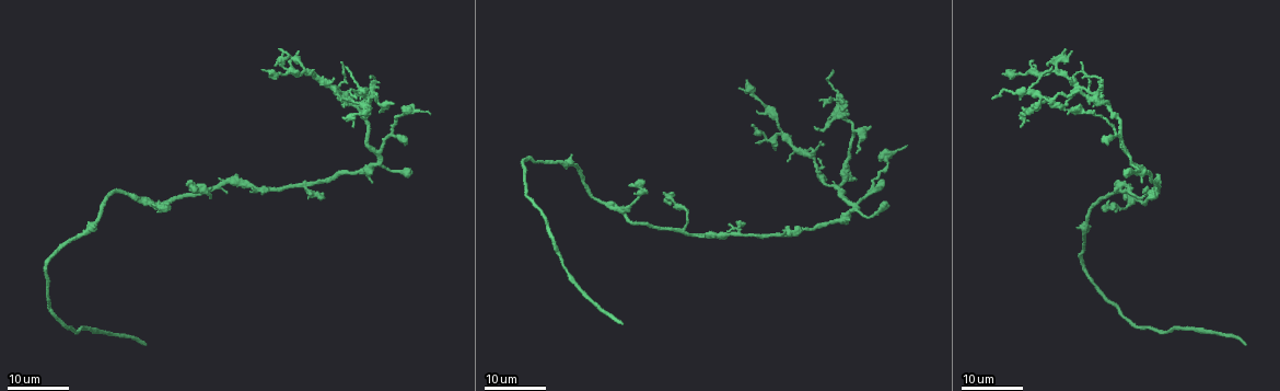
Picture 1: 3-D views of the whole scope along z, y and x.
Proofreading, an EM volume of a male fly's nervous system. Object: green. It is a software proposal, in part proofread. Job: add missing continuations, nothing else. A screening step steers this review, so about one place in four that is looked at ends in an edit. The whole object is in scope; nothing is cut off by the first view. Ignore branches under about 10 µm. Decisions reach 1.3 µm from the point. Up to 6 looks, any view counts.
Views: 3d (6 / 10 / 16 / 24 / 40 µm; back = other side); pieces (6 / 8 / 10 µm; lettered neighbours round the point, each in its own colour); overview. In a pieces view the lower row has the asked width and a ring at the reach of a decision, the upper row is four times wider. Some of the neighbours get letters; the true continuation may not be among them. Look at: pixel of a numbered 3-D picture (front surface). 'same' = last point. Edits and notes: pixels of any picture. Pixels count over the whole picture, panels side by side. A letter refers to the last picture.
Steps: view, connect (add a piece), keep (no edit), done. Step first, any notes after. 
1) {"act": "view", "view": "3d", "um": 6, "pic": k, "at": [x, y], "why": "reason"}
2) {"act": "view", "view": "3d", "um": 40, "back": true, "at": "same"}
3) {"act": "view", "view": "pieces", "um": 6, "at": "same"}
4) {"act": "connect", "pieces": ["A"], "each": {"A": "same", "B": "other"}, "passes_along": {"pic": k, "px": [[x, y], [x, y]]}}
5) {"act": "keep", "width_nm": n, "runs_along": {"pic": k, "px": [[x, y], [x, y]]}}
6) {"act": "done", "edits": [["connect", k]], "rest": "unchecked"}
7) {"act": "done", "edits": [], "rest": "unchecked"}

{"act": "view", "view": "3d", "um": 24, "pic": 1, "at": [872, 126], "why": "branch stops here"}

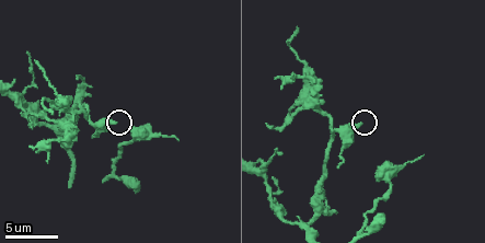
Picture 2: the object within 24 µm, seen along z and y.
{"act": "view", "view": "pieces", "um": 6, "pic": 2, "at": [361, 123]}

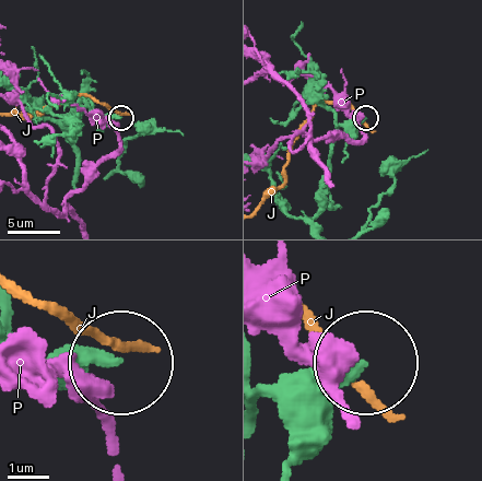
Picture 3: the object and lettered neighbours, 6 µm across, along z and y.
{"act": "keep", "width_nm": 280, "each": {"J": "other", "P": "other"}, "runs_along": {"pic": 3, "px": [[309, 222], [337, 128], [366, 118]]}, "found": "no lettered piece goes on from it"}

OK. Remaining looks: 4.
{"act": "view", "view": "3d", "um": 16, "pic": 1, "at": [322, 199], "why": "an open end"}

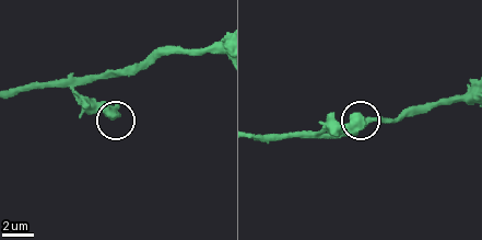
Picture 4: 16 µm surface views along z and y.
{"act": "view", "view": "pieces", "um": 8, "pic": 4, "at": [119, 114]}

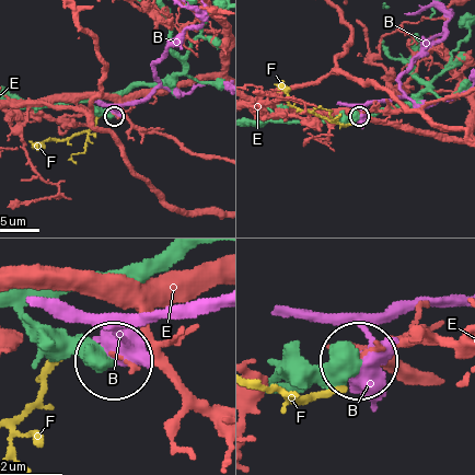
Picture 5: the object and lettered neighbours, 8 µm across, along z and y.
{"act": "keep", "each": {"B": "other", "E": "other", "F": "other"}, "found": "none of them fits"}

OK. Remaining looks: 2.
{"act": "view", "view": "3d", "um": 16, "pic": 1, "at": [1145, 193], "why": "free end"}

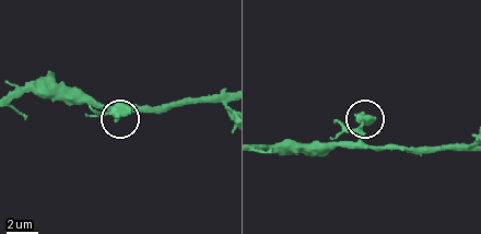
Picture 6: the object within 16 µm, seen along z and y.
{"act": "view", "view": "pieces", "um": 10, "pic": 6, "at": [365, 112]}

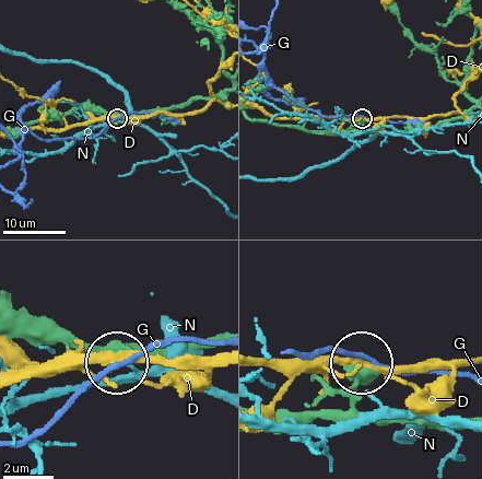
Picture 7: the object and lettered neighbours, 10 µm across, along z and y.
{"act": "keep", "each": {"D": "other", "G": "other", "N": "other"}, "runs_along": {"pic": 7, "px": [[15, 329], [66, 329], [114, 361]]}, "found": "no lettered piece goes on from it"}

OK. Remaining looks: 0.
{"act": "done", "edits": [], "rest": "unchecked"}

